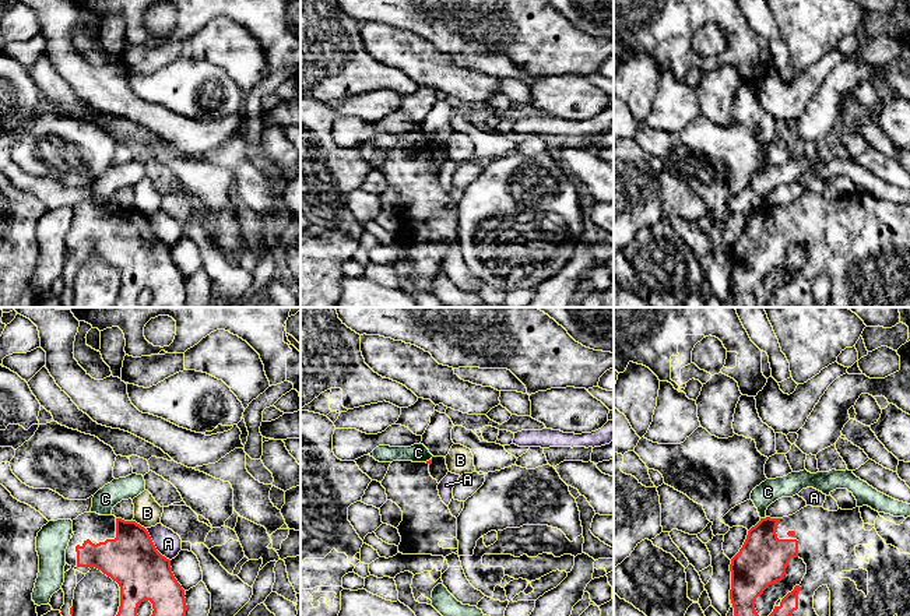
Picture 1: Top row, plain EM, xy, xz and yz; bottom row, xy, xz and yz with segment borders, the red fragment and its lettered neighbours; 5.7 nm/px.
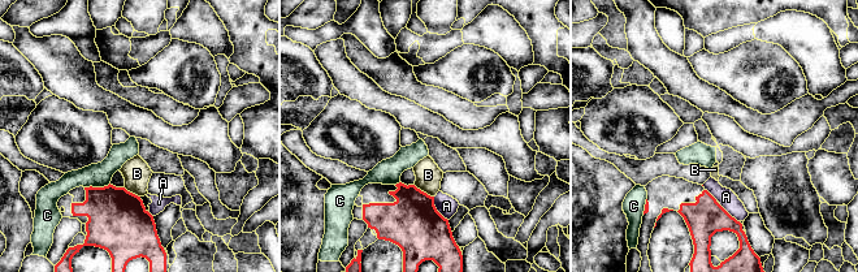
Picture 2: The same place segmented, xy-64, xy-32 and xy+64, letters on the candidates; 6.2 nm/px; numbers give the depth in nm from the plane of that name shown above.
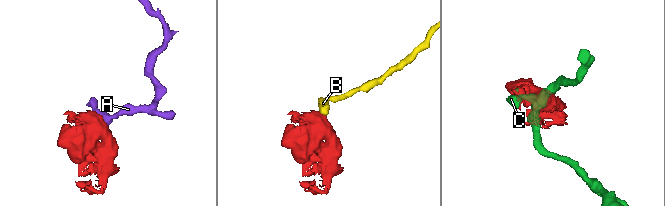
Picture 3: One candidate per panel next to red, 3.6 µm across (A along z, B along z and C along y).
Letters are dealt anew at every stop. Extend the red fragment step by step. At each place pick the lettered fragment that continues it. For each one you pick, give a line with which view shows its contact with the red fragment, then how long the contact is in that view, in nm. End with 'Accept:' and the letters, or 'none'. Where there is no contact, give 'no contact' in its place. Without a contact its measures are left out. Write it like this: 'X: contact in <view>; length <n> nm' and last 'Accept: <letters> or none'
Accept: none

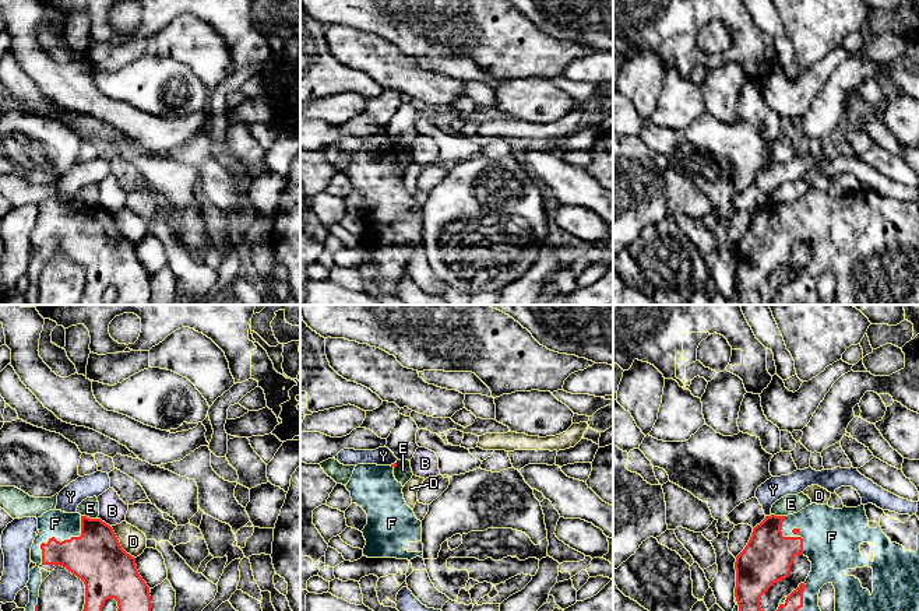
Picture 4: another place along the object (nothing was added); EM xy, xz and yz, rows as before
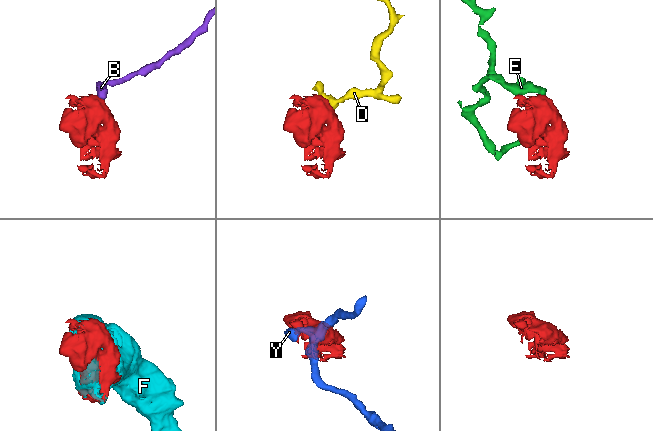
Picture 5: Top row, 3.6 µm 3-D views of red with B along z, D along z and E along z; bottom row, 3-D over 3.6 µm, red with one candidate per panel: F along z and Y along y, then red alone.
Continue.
F: contact in xy; length 360 nm
Accept: F

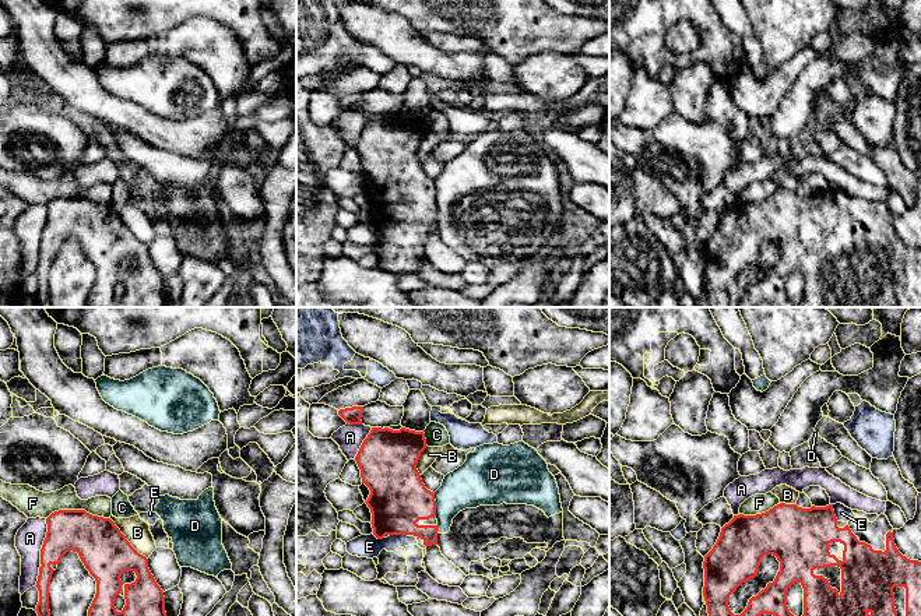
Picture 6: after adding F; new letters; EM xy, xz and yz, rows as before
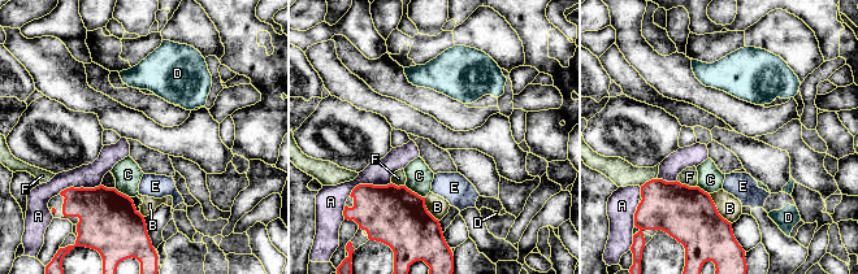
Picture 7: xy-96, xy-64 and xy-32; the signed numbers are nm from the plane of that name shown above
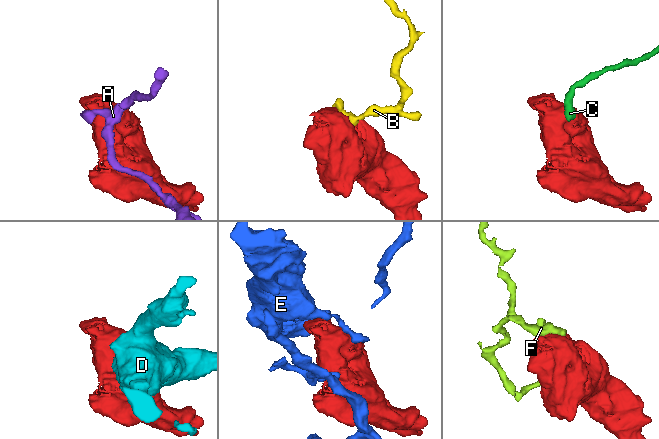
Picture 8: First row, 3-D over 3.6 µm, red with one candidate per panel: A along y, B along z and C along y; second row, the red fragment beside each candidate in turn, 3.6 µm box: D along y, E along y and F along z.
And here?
Accept: none

